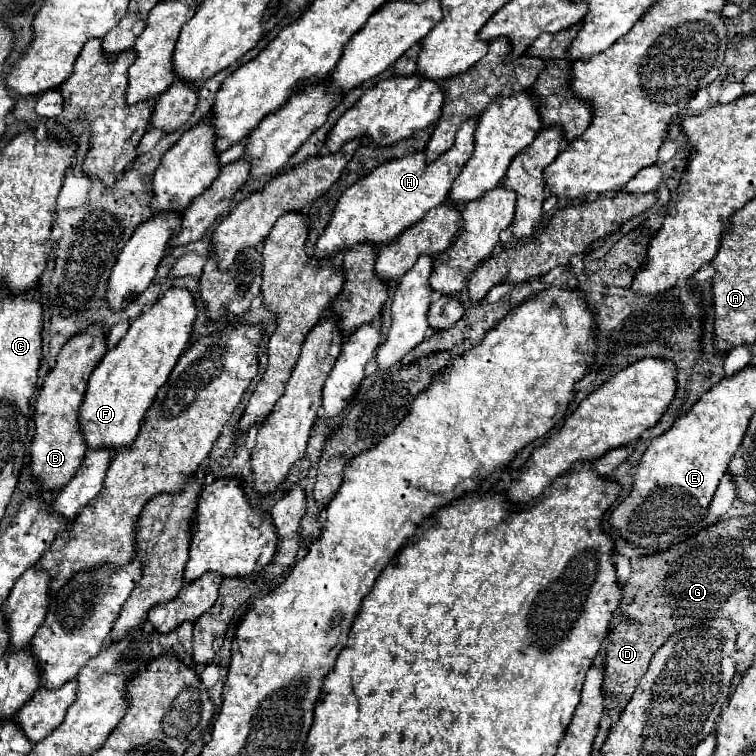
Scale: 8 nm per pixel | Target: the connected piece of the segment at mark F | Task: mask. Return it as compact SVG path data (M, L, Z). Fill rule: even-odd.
M173 286L131 322L115 348L107 350L89 378L85 402L79 412L81 432L91 450L99 446L115 450L131 446L157 390L167 382L173 366L187 348L195 318L197 306L193 294L187 288Z

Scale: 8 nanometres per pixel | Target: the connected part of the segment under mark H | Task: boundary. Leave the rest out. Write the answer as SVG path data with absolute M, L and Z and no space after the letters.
M477 118L465 120L459 130L453 148L443 152L437 160L427 162L423 152L415 152L405 158L389 160L377 166L371 174L355 182L343 192L333 212L333 218L321 238L317 240L315 258L329 258L341 248L351 248L361 242L371 242L377 246L395 240L407 226L419 222L431 208L443 204L451 190L453 180L459 176L461 168L473 154L475 148L475 128Z

